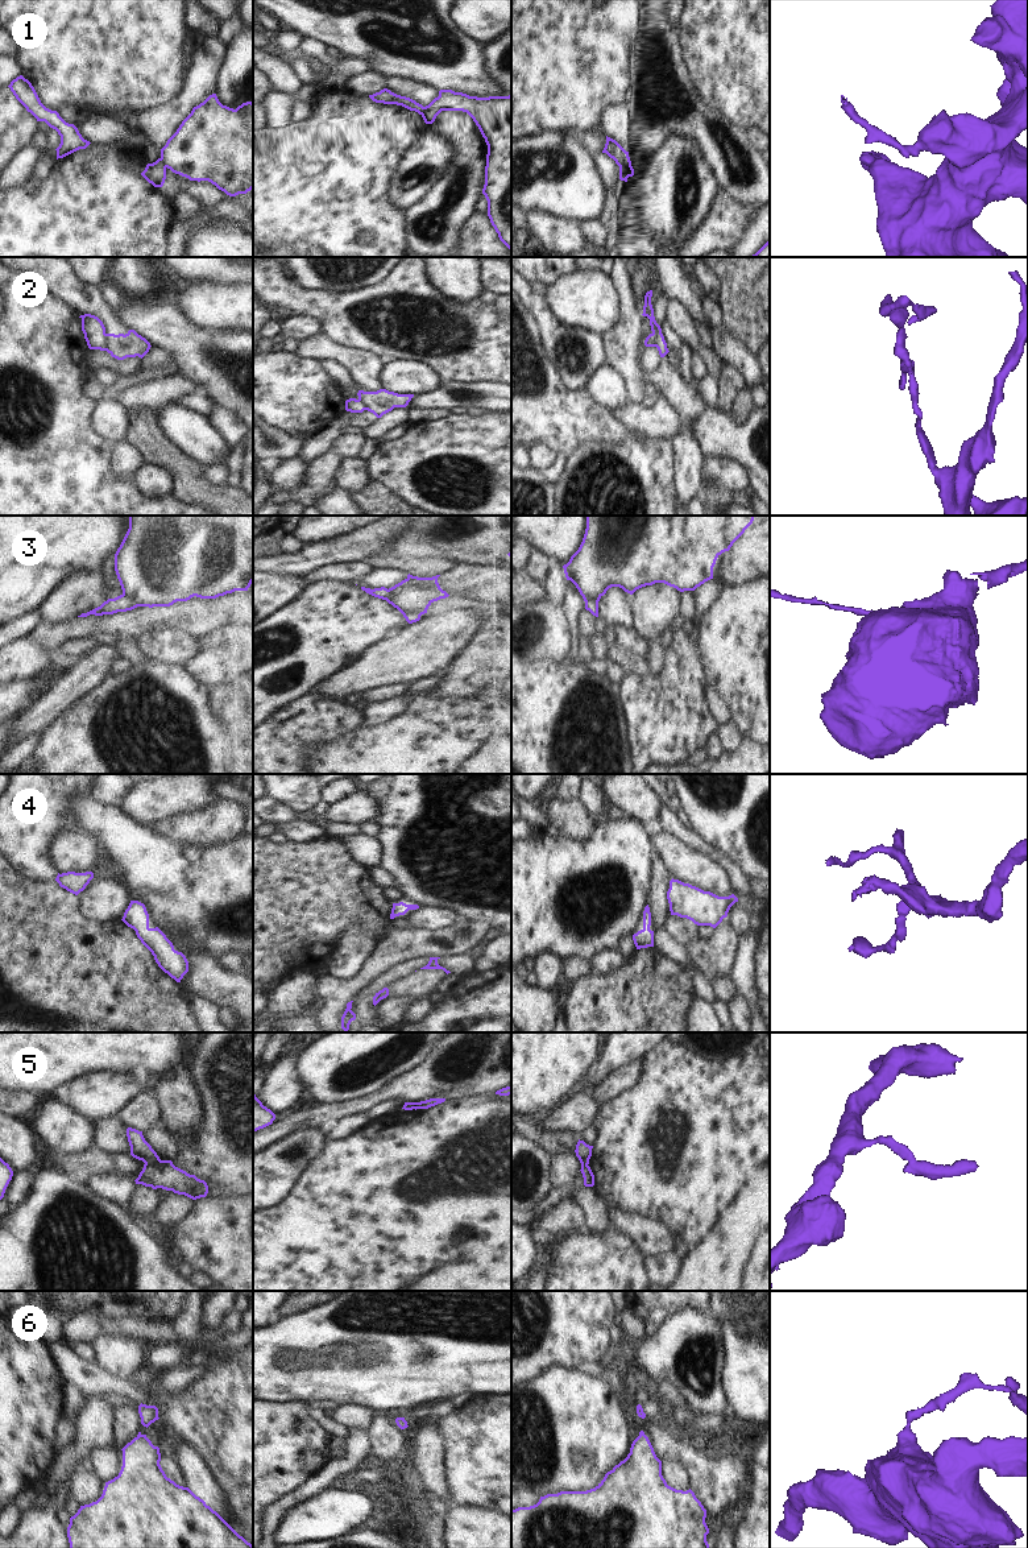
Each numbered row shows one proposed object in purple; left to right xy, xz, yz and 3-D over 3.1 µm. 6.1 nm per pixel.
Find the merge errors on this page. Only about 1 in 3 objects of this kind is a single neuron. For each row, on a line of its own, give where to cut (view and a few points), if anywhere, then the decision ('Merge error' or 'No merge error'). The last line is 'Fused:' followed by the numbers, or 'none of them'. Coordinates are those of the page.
1: Split along yz (620, 165), (624, 166), (629, 176). Merge error
2: Split along xy (104, 334), (104, 347), (107, 350). Merge error
3: Split along xy (123, 594), (139, 605). Merge error
4: No split. No merge error
5: Split along xy (160, 1159), (152, 1164), (145, 1163). Merge error
6: No split. No merge error
Fused: 1, 2, 3, 5

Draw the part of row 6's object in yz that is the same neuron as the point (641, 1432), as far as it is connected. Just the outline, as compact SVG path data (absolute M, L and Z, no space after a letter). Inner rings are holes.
M641 1431L639 1436L633 1441L627 1457L608 1472L594 1489L547 1494L540 1497L539 1502L534 1506L511 1510L511 1548L709 1548L706 1541L709 1528L705 1523L705 1518L706 1510L691 1489L683 1491L667 1485L662 1475L662 1461L656 1457L648 1437Z

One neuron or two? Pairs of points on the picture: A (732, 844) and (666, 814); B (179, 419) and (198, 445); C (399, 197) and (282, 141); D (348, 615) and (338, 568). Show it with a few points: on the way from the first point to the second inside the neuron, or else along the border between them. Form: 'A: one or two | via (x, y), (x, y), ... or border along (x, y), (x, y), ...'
A: two | border along (689, 827), (714, 847)
B: one | via (183, 426), (195, 438)
C: two | border along (399, 162), (388, 181), (388, 198), (403, 211)
D: two | border along (355, 583), (316, 580), (310, 584)

